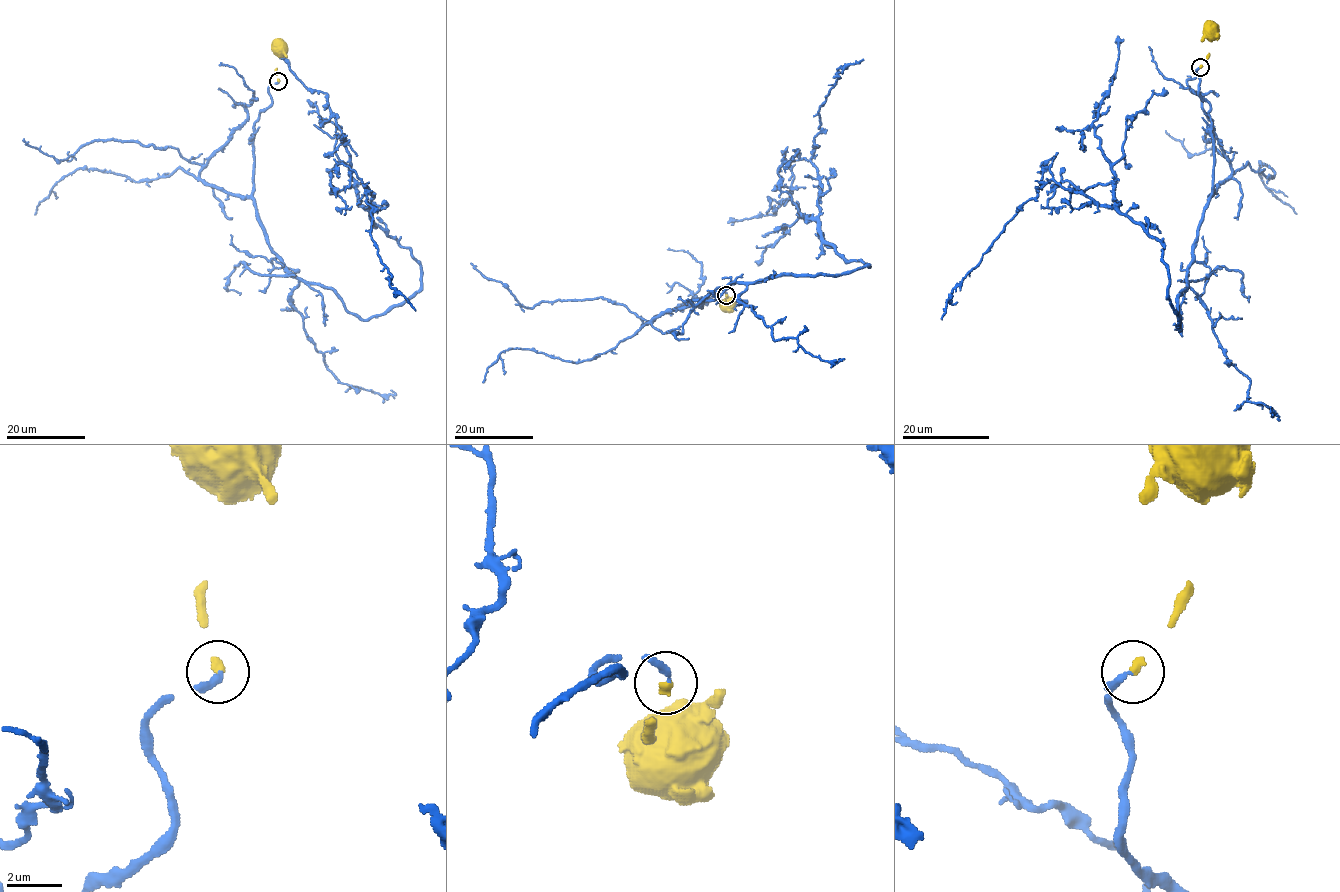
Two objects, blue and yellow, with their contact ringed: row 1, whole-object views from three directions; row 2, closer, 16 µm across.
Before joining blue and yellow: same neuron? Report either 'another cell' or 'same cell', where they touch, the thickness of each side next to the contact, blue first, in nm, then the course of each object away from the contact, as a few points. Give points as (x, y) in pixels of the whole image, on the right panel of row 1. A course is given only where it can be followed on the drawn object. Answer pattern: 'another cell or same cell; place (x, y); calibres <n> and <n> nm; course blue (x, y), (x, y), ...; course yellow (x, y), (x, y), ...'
same cell; place (1200, 67); calibres 220 and 280 nm; course blue (1200, 67), (1214, 170), (1179, 329), (1163, 245), (1054, 180), (1006, 224), (942, 319); course yellow (1200, 67), (1208, 54), (1206, 26), (1211, 26)

